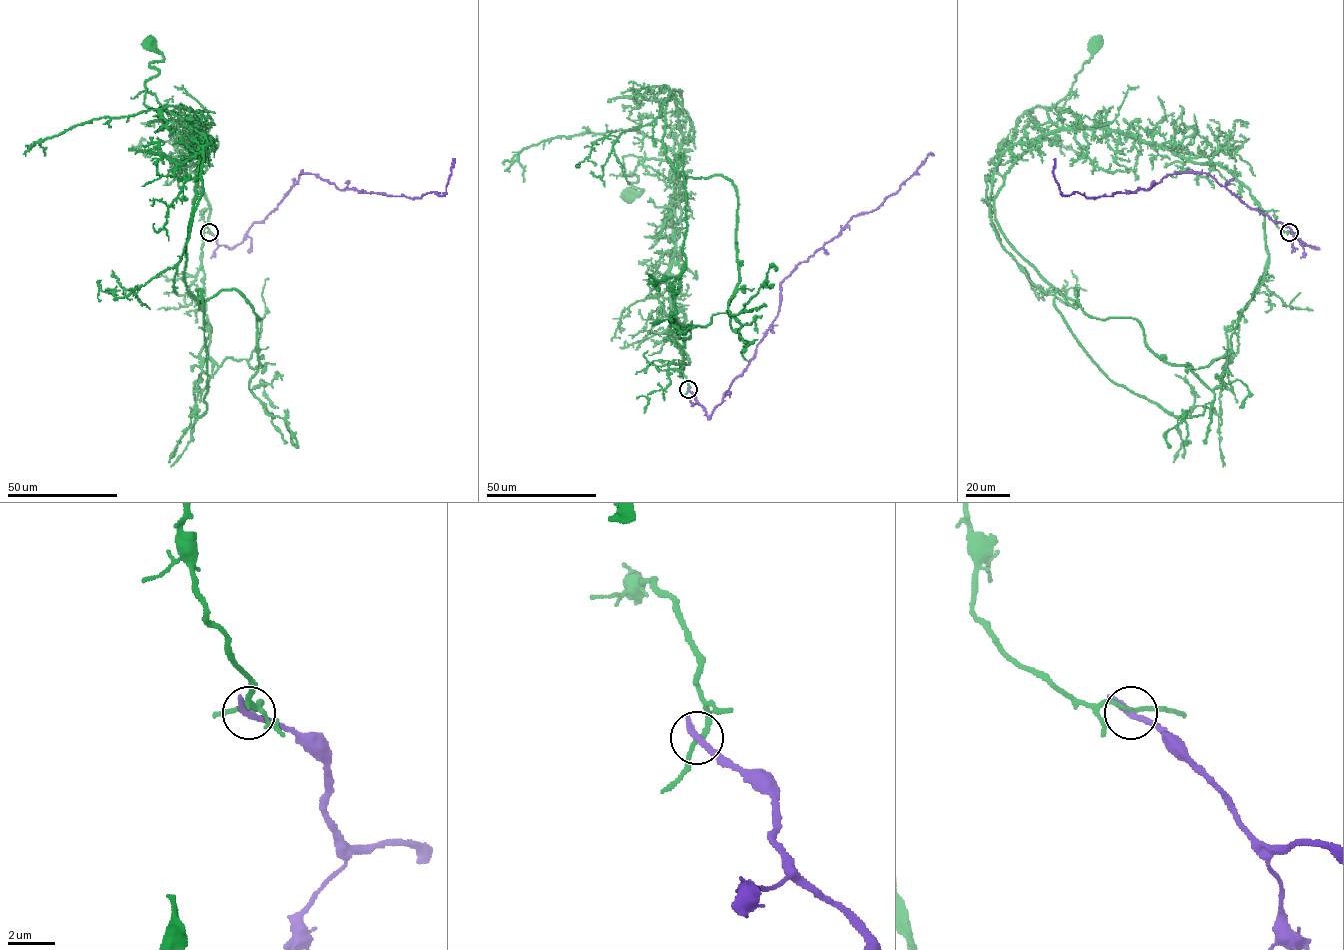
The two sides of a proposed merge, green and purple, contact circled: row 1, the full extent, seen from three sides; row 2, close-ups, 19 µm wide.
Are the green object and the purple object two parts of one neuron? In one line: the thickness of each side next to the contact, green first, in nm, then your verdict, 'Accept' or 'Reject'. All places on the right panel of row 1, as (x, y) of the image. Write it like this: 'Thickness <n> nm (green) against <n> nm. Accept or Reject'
Thickness 170 nm (green) against 280 nm. Reject

